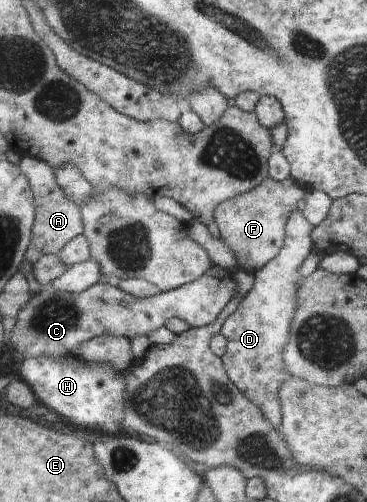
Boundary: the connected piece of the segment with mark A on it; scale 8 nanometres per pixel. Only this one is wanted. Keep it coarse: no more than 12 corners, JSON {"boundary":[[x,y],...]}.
{"boundary":[[22,156],[35,211],[27,261],[58,254],[83,234],[81,207],[50,164]]}

